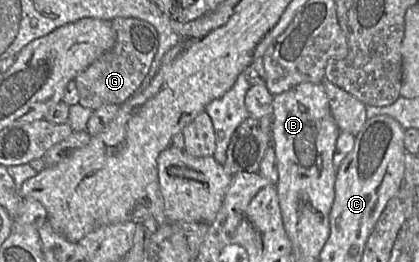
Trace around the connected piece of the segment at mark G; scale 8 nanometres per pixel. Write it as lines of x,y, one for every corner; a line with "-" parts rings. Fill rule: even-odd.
117,17
111,20
111,24
116,32
114,46
74,79
79,104
93,111
107,104
122,105
138,92
158,49
158,33
150,23
137,18

